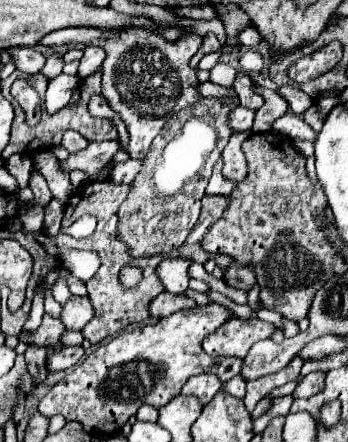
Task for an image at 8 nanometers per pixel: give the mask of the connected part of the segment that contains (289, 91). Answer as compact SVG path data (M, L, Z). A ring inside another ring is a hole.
M292 85L279 87L277 93L279 93L287 103L289 103L291 111L297 113L297 115L301 115L305 109L309 109L309 107L313 105L313 99L307 97L307 93L303 93L303 91L293 87Z

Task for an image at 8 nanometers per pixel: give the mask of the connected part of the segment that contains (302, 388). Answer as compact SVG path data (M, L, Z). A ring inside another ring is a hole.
M309 373L303 377L303 381L297 385L297 389L293 391L294 398L309 398L315 393L319 393L323 389L323 381L325 381L325 373Z

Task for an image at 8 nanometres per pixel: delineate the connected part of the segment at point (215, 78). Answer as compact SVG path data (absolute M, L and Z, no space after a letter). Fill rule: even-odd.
M218 63L210 70L210 81L225 88L231 88L237 71L230 65Z

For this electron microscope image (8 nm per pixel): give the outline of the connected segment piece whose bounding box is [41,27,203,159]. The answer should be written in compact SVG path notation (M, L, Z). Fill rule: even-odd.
M87 27L59 29L41 39L41 45L63 45L67 49L103 45L107 53L103 61L103 97L127 125L131 135L127 151L133 159L143 159L147 155L151 141L159 135L171 115L201 99L195 93L195 69L189 67L189 59L197 53L201 43L203 37L197 33L187 33L187 37L181 35L179 41L167 41L157 33L147 33L147 29L127 29L119 33L115 29Z

